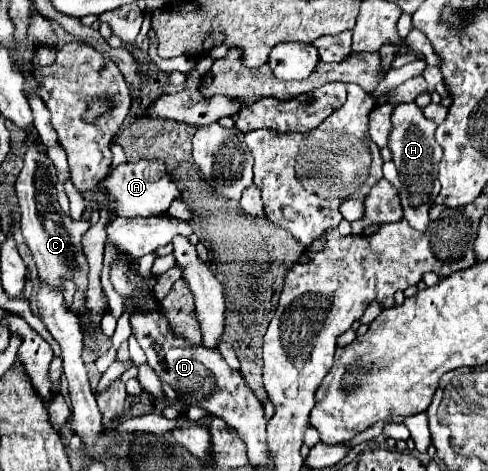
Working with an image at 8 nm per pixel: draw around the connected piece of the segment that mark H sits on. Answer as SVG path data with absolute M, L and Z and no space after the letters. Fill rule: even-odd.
M415 102L397 104L391 114L391 122L393 122L393 132L389 136L389 148L393 152L393 162L397 166L399 178L403 182L403 188L399 194L401 206L403 206L403 218L415 230L425 232L429 226L429 208L435 202L441 188L437 180L437 164L441 160L441 148L433 138L437 124L429 122L423 116L423 110Z

